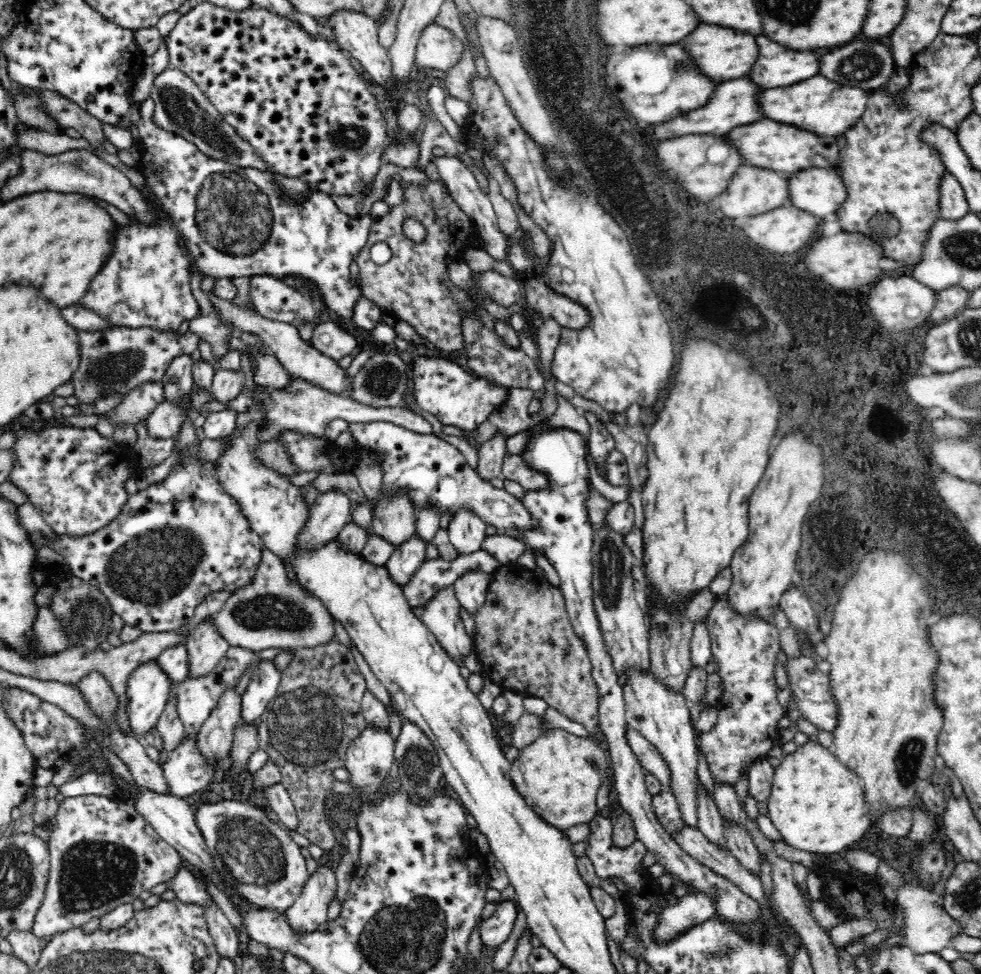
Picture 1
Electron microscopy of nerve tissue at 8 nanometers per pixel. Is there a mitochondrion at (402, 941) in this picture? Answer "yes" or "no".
yes

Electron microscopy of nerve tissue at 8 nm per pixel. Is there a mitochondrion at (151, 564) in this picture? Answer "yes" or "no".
yes

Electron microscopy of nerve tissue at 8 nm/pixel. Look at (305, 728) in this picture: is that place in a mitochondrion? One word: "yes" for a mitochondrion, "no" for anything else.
yes

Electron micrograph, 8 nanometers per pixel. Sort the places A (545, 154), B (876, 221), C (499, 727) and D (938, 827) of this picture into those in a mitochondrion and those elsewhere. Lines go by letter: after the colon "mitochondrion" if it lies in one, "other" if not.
A: other
B: mitochondrion
C: other
D: other

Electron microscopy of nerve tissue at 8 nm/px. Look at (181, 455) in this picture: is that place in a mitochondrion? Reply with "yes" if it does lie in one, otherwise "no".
no

